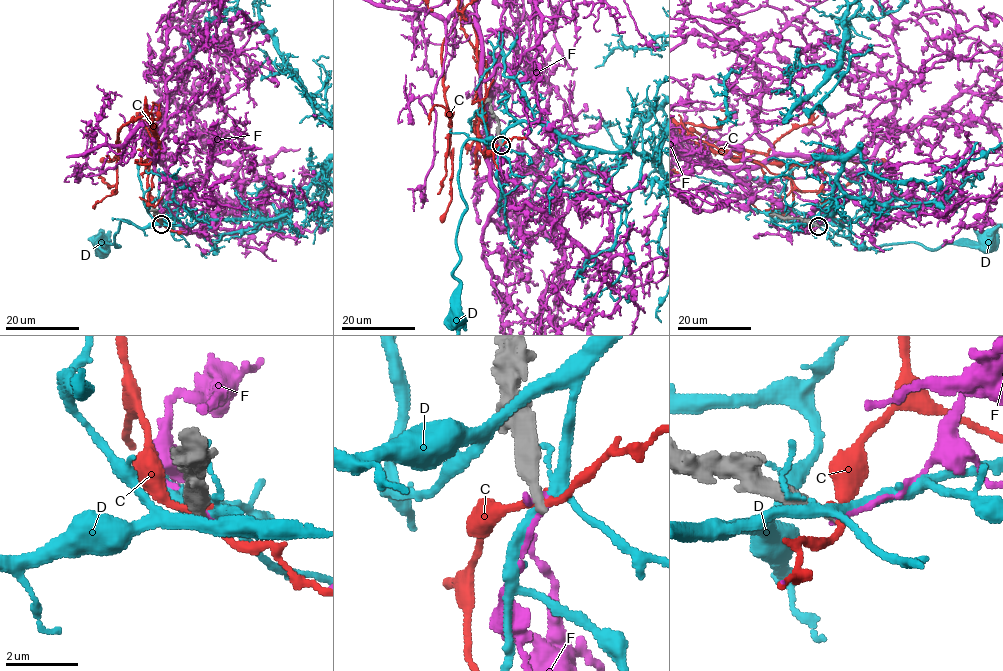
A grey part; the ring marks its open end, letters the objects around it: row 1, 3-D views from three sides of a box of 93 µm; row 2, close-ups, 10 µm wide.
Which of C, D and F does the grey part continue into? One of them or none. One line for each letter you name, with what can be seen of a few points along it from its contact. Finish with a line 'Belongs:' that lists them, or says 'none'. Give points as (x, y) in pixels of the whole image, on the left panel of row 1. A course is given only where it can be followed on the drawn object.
Belongs: none

